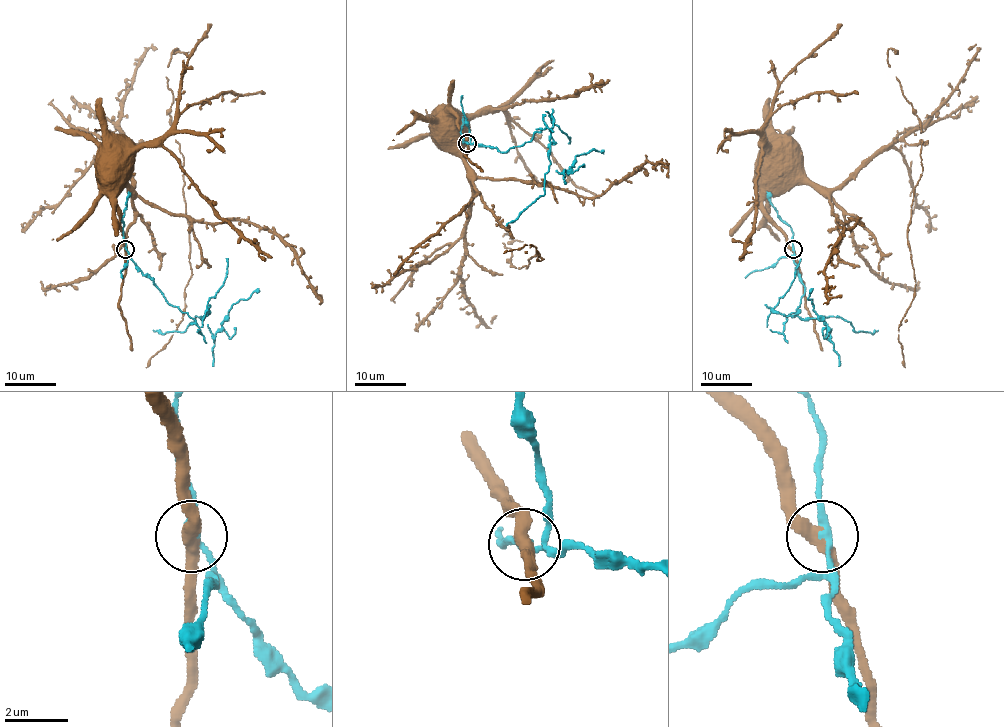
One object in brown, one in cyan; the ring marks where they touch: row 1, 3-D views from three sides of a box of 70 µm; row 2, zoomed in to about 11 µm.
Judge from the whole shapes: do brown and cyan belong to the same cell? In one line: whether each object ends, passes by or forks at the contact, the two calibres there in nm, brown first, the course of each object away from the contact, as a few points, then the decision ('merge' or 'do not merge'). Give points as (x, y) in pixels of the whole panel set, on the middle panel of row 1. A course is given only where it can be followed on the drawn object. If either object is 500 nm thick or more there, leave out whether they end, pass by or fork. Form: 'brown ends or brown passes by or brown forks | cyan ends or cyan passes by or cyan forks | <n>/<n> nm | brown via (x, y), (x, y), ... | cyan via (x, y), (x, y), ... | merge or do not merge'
brown passes by | cyan passes by | 400/200 nm | brown via (467, 142), (459, 128), (458, 119), (451, 113), (462, 124) | cyan via (467, 142), (522, 146), (544, 129), (546, 111), (549, 169), (561, 173), (581, 154), (603, 154) | do not merge

